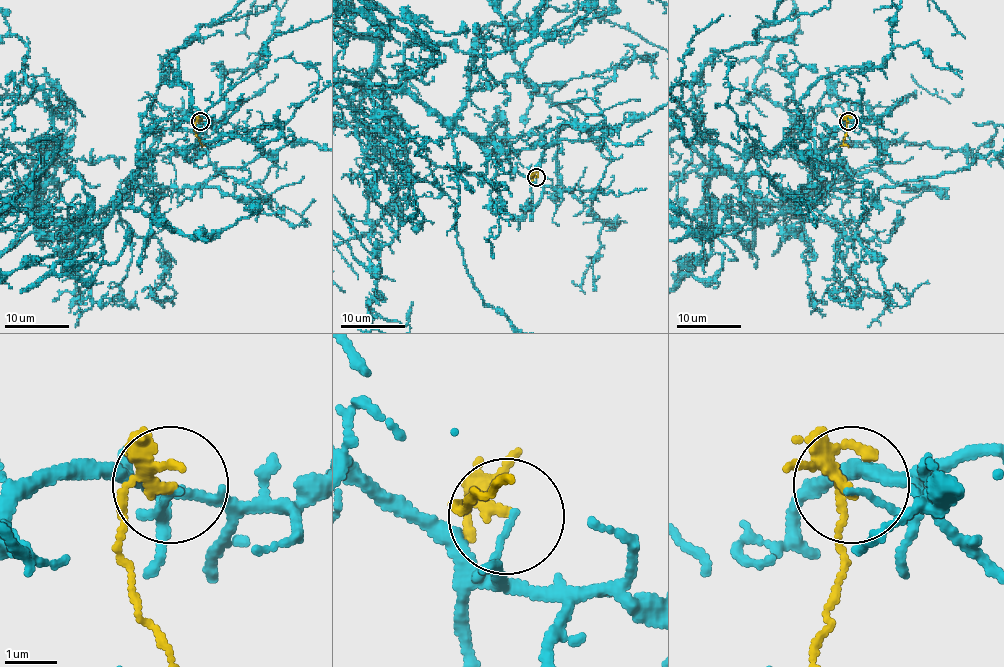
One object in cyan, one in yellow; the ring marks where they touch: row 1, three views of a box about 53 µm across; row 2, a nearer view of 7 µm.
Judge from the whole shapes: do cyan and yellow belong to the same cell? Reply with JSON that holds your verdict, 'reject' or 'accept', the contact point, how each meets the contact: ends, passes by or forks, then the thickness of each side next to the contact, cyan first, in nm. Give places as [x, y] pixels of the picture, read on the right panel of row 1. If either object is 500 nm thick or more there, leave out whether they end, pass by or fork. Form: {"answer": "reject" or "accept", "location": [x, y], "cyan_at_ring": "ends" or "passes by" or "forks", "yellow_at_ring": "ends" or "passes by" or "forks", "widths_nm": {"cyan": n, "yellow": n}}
{"answer": "reject", "location": [848, 121], "cyan_at_ring": "ends", "yellow_at_ring": "forks", "widths_nm": {"cyan": 90, "yellow": 150}}

